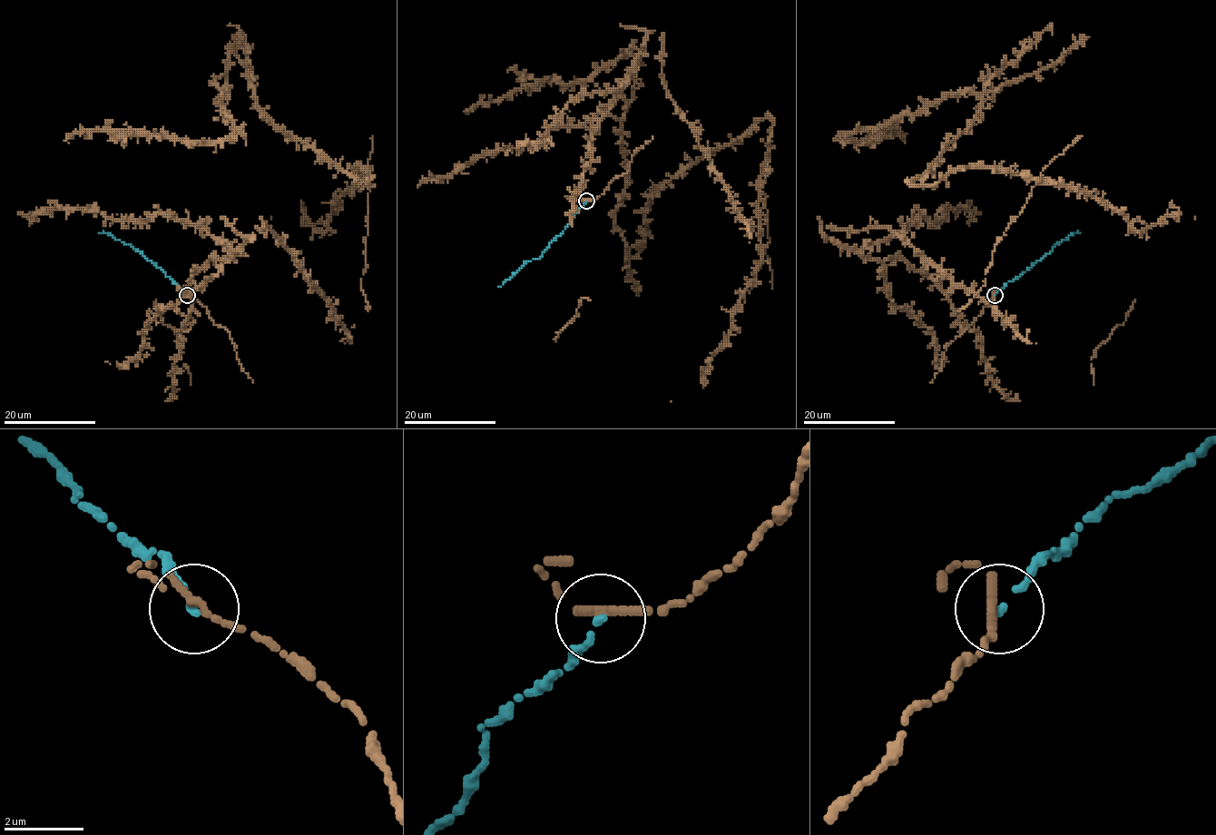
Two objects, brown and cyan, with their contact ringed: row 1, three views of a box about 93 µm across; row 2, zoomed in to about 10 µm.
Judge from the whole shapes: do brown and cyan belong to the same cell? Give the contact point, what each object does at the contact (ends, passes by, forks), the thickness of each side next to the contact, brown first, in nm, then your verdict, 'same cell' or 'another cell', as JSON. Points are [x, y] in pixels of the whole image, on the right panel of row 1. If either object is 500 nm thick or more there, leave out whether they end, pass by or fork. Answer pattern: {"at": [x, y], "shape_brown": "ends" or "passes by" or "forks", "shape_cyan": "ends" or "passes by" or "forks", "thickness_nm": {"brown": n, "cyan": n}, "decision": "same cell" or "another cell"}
{"at": [995, 295], "shape_brown": "passes by", "shape_cyan": "ends", "thickness_nm": {"brown": 240, "cyan": 170}, "decision": "same cell"}

